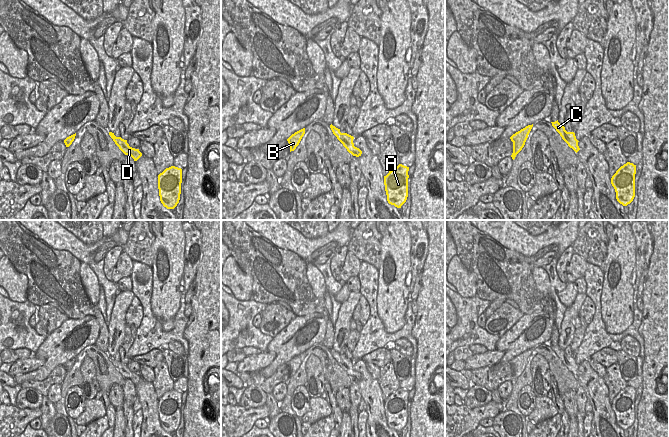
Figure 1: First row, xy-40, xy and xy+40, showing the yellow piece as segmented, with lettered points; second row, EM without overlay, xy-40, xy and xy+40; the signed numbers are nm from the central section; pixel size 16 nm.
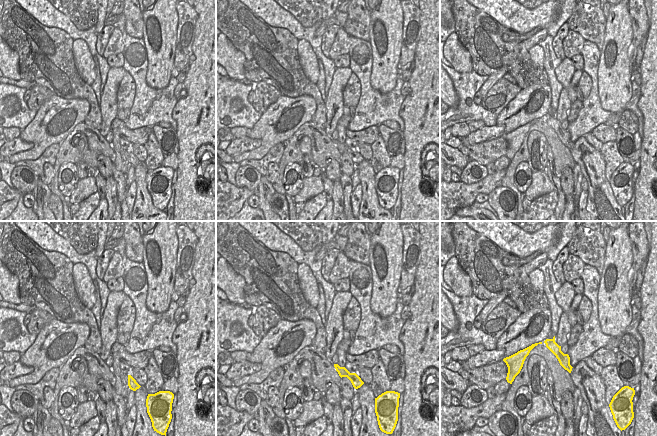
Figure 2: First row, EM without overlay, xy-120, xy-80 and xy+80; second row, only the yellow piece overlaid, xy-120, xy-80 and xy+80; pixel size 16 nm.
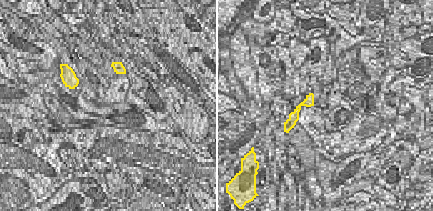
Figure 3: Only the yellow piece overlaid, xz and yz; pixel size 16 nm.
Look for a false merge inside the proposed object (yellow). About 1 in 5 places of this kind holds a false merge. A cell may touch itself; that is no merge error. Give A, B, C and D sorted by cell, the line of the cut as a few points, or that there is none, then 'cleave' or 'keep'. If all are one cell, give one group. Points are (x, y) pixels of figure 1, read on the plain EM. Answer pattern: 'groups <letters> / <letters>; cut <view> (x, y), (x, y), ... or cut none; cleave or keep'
groups A B C D; cut none; keep

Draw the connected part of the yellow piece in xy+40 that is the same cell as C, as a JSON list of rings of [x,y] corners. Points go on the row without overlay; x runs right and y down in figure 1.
[[[558,344],[555,346],[551,346],[552,350],[556,353],[556,355],[560,358],[562,363],[568,368],[570,372],[572,372],[576,377],[580,374],[578,370],[578,364],[576,363],[574,356],[567,356],[565,351],[562,350]]]

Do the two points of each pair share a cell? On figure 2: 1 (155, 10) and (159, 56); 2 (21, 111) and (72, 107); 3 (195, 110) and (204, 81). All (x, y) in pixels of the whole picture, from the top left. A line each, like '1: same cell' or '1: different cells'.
1: same cell
2: different cells
3: same cell

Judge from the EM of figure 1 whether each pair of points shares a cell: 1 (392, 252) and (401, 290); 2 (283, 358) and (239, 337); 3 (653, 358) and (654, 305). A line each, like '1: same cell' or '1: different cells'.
1: same cell
2: different cells
3: same cell

